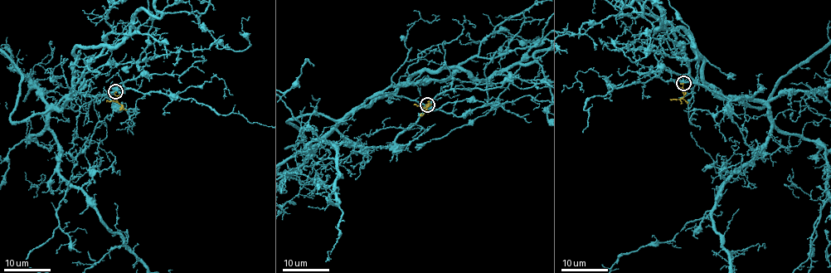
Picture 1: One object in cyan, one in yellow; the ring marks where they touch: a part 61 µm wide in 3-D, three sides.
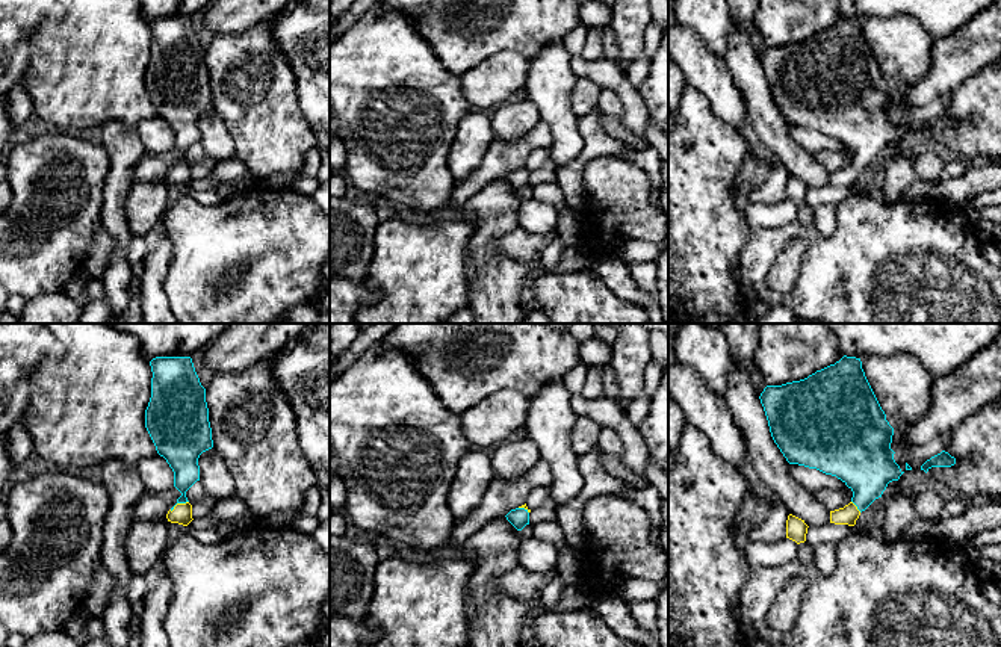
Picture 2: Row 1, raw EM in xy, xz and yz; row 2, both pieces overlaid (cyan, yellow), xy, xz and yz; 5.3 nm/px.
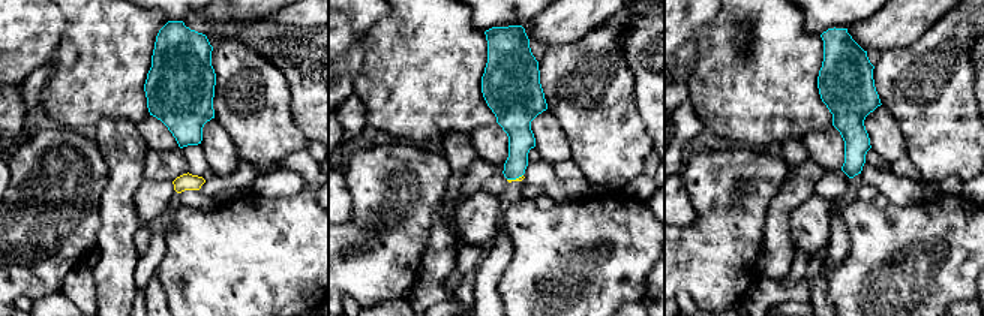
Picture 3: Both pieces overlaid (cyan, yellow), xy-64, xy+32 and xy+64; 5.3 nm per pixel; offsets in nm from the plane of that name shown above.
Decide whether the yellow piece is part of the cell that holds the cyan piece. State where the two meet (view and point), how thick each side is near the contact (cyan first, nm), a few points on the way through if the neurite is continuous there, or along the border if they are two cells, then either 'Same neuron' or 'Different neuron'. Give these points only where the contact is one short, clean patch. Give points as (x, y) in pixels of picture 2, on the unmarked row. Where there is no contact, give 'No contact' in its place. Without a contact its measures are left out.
Touches cyan at xy (179, 164). Thickness 170 nm (cyan) against 110 nm. Path across: xy (182, 117), (179, 164), (182, 174). Same neuron

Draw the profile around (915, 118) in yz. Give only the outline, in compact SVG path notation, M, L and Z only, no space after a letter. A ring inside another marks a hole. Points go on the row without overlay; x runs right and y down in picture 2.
M953 92L950 94L945 94L936 100L933 100L931 103L928 104L924 104L921 107L915 107L912 110L909 110L906 113L906 124L913 130L913 132L918 132L921 130L921 127L930 121L931 118L941 115L947 104L950 103L951 100L951 95Z

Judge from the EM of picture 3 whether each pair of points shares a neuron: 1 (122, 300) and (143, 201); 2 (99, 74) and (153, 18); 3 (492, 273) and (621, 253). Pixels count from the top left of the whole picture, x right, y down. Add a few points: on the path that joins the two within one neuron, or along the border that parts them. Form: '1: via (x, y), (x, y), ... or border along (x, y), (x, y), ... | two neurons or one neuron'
1: border along (140, 186), (134, 196), (138, 225) | two neurons
2: via (111, 60), (140, 32) | one neuron
3: border along (509, 237), (512, 256), (497, 285), (500, 300) | two neurons

